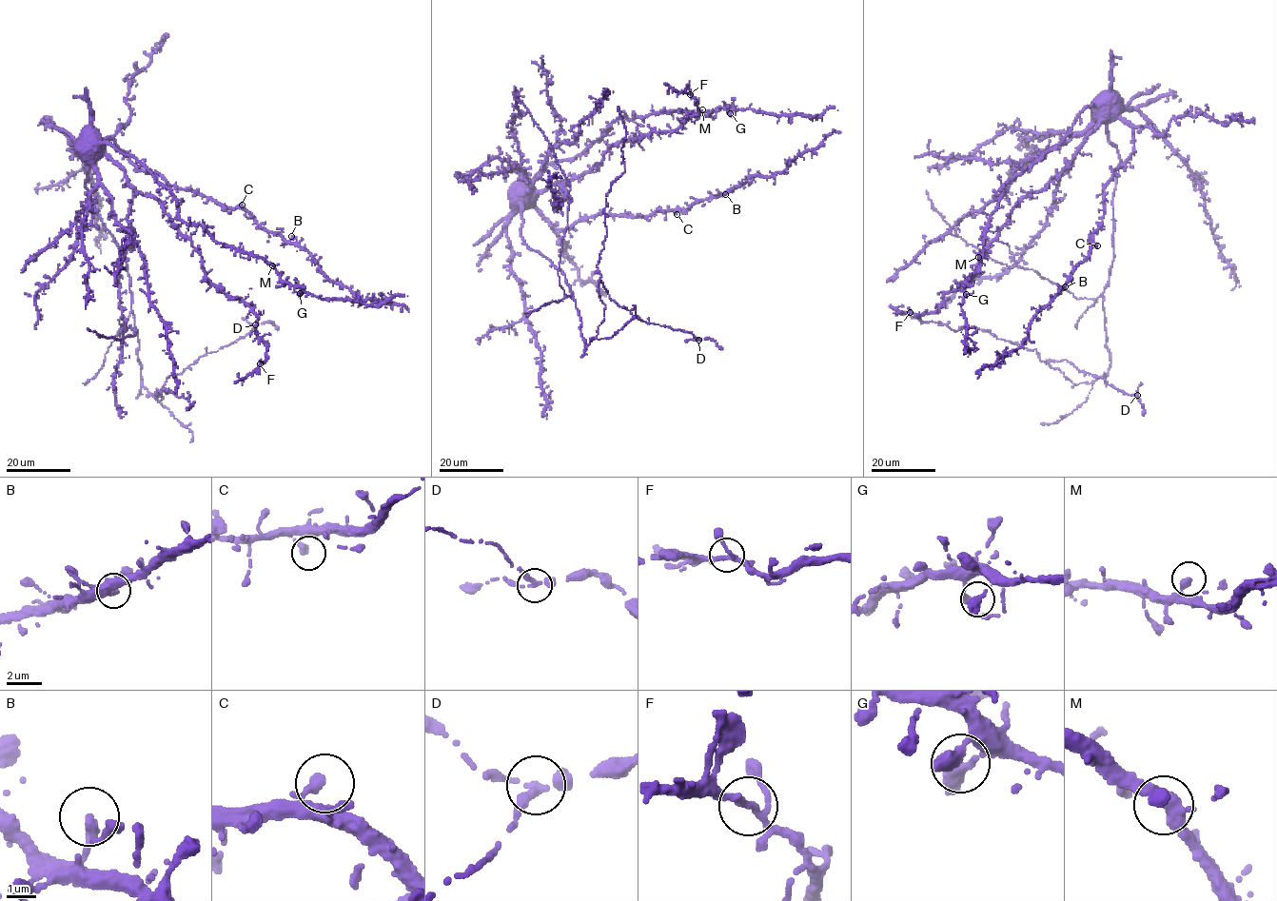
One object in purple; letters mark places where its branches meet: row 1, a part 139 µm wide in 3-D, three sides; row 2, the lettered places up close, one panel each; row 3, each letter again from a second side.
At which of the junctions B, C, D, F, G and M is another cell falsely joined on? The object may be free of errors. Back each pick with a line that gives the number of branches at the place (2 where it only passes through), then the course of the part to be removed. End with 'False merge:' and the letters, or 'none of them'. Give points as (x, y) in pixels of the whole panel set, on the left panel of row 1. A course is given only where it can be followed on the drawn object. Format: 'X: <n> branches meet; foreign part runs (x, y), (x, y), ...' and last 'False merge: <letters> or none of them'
D: 3 branches meet; foreign part runs (255, 324), (272, 322), (277, 330)
False merge: D

